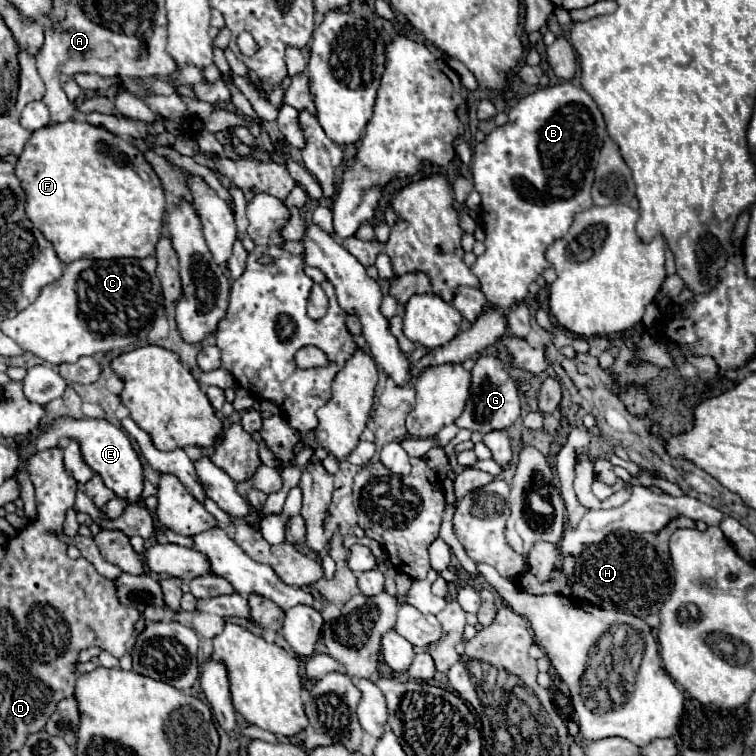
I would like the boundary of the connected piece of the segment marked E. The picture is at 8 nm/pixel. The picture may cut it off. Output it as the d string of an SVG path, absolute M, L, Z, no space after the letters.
M60 418L54 422L54 426L46 428L44 434L38 438L36 442L36 450L48 450L58 446L60 438L74 438L80 442L80 450L82 456L86 460L86 464L98 472L104 480L104 484L116 492L116 496L128 500L130 504L140 504L142 502L142 490L144 490L144 468L142 462L136 454L136 450L132 448L128 436L124 430L116 428L114 424L110 424L108 420L92 420L92 418L84 418L84 420L74 420L74 418Z

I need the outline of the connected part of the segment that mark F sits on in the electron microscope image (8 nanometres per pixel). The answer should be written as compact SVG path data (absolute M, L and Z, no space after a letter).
M68 120L40 128L32 132L30 140L24 144L14 172L26 192L26 216L44 238L52 242L56 256L64 264L80 258L146 258L154 254L166 212L164 188L144 154L120 136L84 120Z

